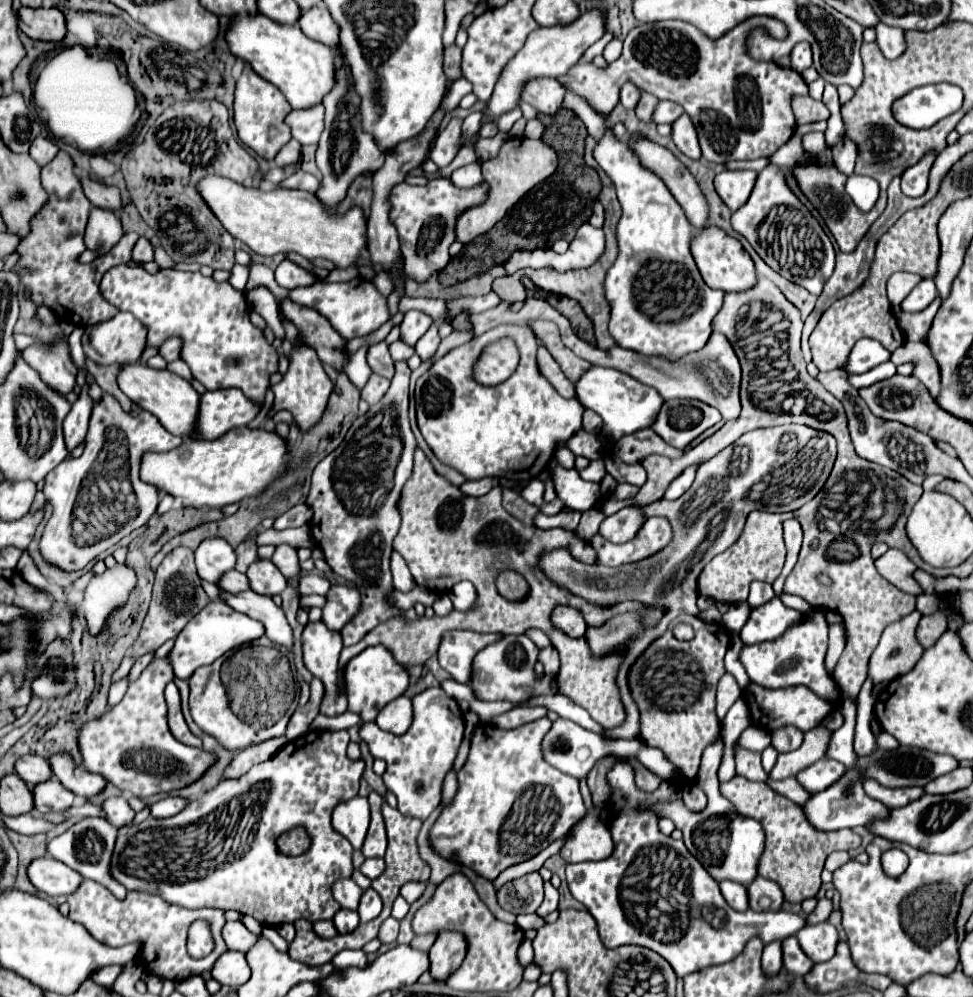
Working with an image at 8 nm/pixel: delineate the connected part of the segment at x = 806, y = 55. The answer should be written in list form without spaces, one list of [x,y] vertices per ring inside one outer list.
[[[797,43],[791,51],[791,69],[795,71],[803,71],[807,67],[811,67],[813,59],[811,59],[811,49],[809,49],[809,43]]]

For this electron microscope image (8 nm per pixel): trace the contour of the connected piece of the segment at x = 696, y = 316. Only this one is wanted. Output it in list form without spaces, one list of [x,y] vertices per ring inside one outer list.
[[[607,131],[607,135],[597,143],[595,159],[599,167],[613,179],[619,203],[623,207],[623,215],[617,223],[619,257],[607,271],[605,279],[605,297],[611,305],[609,333],[623,349],[633,349],[645,355],[665,355],[667,359],[677,359],[689,351],[701,349],[711,335],[711,321],[721,309],[725,293],[713,291],[709,285],[705,285],[693,261],[691,241],[697,235],[697,229],[689,225],[681,205],[675,201],[665,183],[655,173],[643,169],[637,155],[623,141],[615,139],[611,131]]]

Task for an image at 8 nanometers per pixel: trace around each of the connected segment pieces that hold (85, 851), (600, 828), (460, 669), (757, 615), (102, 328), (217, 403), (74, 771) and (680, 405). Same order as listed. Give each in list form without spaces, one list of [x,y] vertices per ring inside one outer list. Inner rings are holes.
[[[85,817],[83,821],[79,821],[73,827],[69,827],[63,835],[57,835],[57,837],[49,839],[49,843],[47,843],[47,855],[51,855],[57,861],[69,865],[77,873],[81,873],[85,879],[99,881],[101,885],[105,885],[107,889],[111,889],[111,893],[115,897],[123,899],[125,893],[127,893],[127,889],[119,881],[113,881],[113,875],[109,873],[109,865],[111,865],[111,857],[113,857],[117,833],[119,831],[111,823],[107,823],[105,819]]]
[[[593,807],[581,821],[577,821],[573,829],[569,829],[559,855],[567,863],[581,863],[605,859],[611,855],[611,851],[611,833],[601,821],[601,809]]]
[[[455,631],[445,633],[439,645],[439,665],[459,683],[469,685],[473,671],[473,657],[495,641],[503,639],[503,633],[473,633],[473,631]]]
[[[773,597],[773,601],[757,607],[751,611],[745,627],[741,629],[741,639],[749,643],[763,643],[773,641],[781,637],[791,625],[803,621],[803,613],[797,609],[785,607],[779,597]]]
[[[117,313],[109,321],[85,327],[83,351],[97,365],[131,365],[143,353],[145,335],[147,329],[131,313]]]
[[[217,389],[201,395],[201,413],[197,421],[197,437],[215,439],[221,433],[251,423],[263,403],[249,401],[239,389]]]
[[[53,755],[49,763],[53,769],[53,775],[77,797],[89,799],[103,793],[103,789],[107,787],[107,781],[101,775],[87,773],[83,767],[75,765],[67,755]]]
[[[671,399],[663,403],[663,409],[651,429],[669,445],[685,449],[705,429],[713,427],[719,421],[721,415],[715,407],[709,407],[695,399]]]

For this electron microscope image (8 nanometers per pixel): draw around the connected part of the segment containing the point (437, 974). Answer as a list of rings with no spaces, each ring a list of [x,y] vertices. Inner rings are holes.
[[[441,933],[429,951],[429,973],[435,981],[445,981],[463,961],[467,951],[461,933]]]

